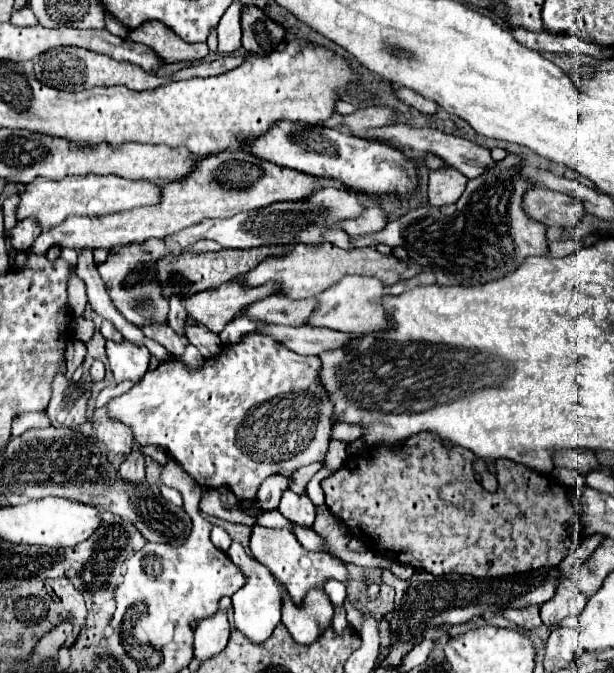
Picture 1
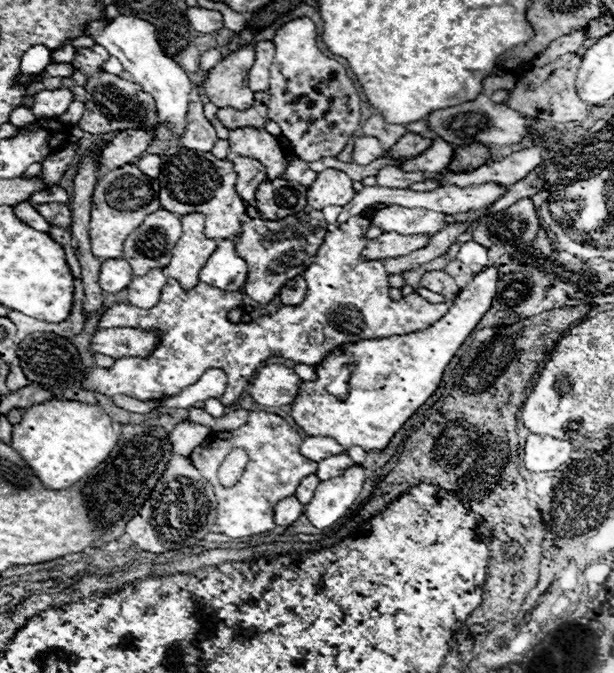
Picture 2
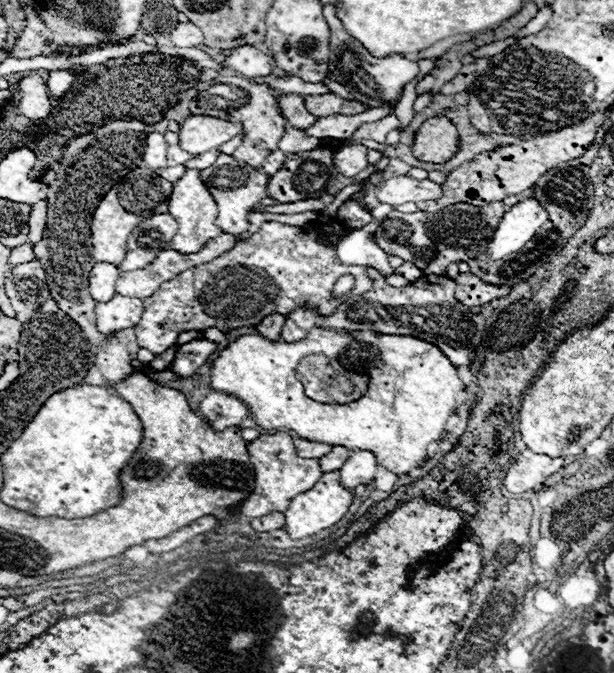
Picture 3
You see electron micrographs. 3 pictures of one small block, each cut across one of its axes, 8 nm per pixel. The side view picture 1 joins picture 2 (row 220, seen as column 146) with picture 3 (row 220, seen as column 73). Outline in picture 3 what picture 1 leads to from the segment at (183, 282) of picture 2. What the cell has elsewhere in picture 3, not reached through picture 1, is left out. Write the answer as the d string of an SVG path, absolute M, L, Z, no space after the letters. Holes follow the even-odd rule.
M186 170L184 176L178 182L174 182L172 194L168 198L168 212L178 222L178 232L172 240L172 248L182 252L182 254L192 254L192 252L200 250L206 240L222 234L222 230L214 224L216 216L218 216L216 202L212 198L212 194L208 192L206 184L202 182L200 170Z

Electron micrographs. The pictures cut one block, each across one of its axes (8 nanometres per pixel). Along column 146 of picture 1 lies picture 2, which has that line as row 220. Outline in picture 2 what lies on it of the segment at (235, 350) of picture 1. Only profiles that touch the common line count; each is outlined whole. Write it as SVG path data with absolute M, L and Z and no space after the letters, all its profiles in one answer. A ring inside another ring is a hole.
M382 206L372 218L372 226L380 226L382 232L398 232L402 236L432 236L448 226L444 218L446 216L442 212L432 212L426 208Z

